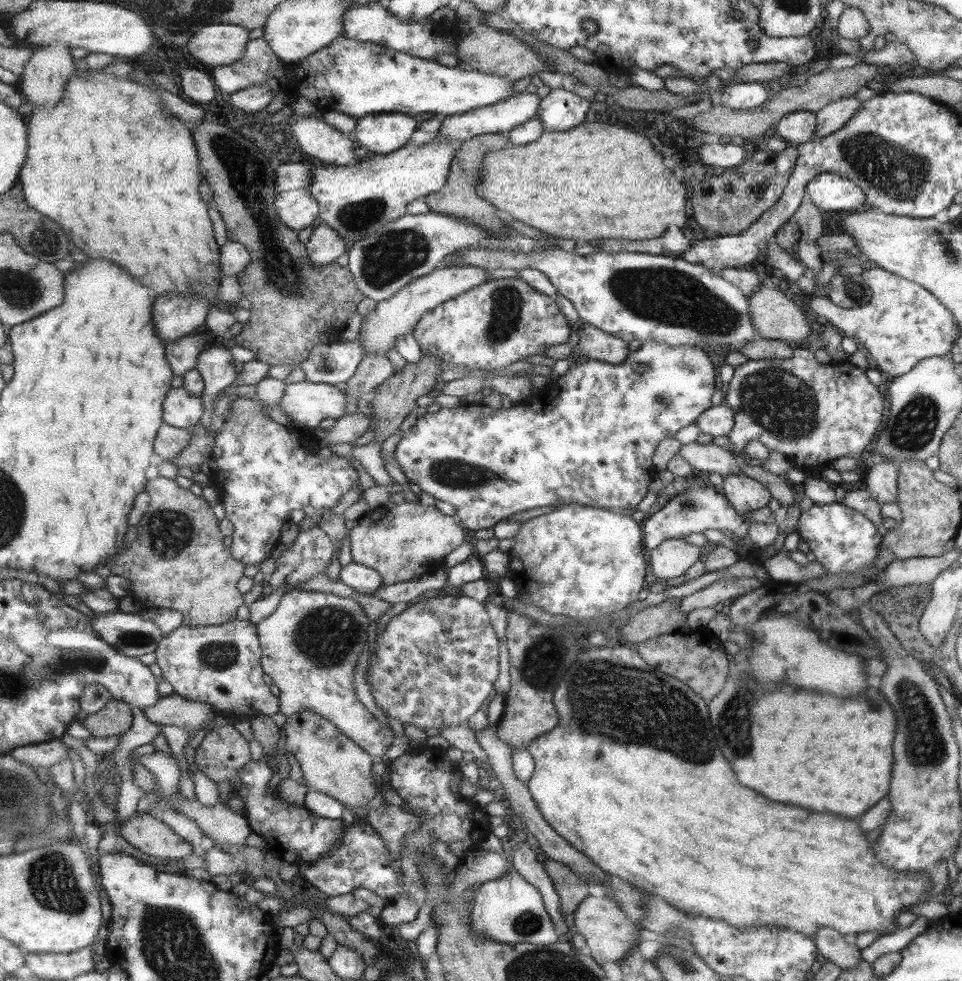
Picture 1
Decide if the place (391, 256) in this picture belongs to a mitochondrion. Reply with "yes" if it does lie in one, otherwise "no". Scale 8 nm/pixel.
yes

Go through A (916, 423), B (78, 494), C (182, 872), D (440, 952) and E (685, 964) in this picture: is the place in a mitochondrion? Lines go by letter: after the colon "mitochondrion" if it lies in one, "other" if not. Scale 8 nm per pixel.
A: mitochondrion
B: other
C: other
D: other
E: mitochondrion

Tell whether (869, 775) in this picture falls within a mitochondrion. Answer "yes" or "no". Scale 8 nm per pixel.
no

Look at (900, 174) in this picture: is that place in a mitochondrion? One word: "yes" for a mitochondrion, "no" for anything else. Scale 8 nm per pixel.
yes

